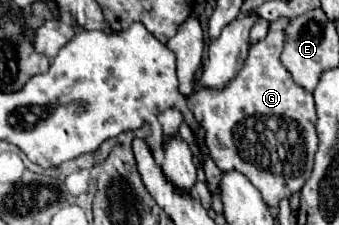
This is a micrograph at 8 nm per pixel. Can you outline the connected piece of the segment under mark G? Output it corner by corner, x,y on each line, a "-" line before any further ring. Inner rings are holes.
279,18
277,22
271,22
269,24
269,34
265,40
257,42
255,46
249,48
249,56
241,68
241,72
237,72
237,76
233,80
229,80
229,84
225,84
225,88
199,88
197,92
193,92
189,98
187,98
187,104
189,104
189,110
193,112
197,124
203,128
205,132
205,144
209,148
209,154
211,158
215,160
215,164
219,166
219,170
239,170
241,174
245,174
249,178
249,182
263,194
263,200
267,206
277,206
281,198
289,198
293,192
301,190
303,184
307,182
307,178
311,176
311,170
313,170
313,156
317,152
317,134
315,134
315,120
317,120
317,114
315,114
315,104
313,104
313,96
309,92
305,92
303,88
299,88
293,80
291,80
291,74
283,68
283,64
279,62
279,56
281,56
281,50
283,50
283,28
287,26
287,18

